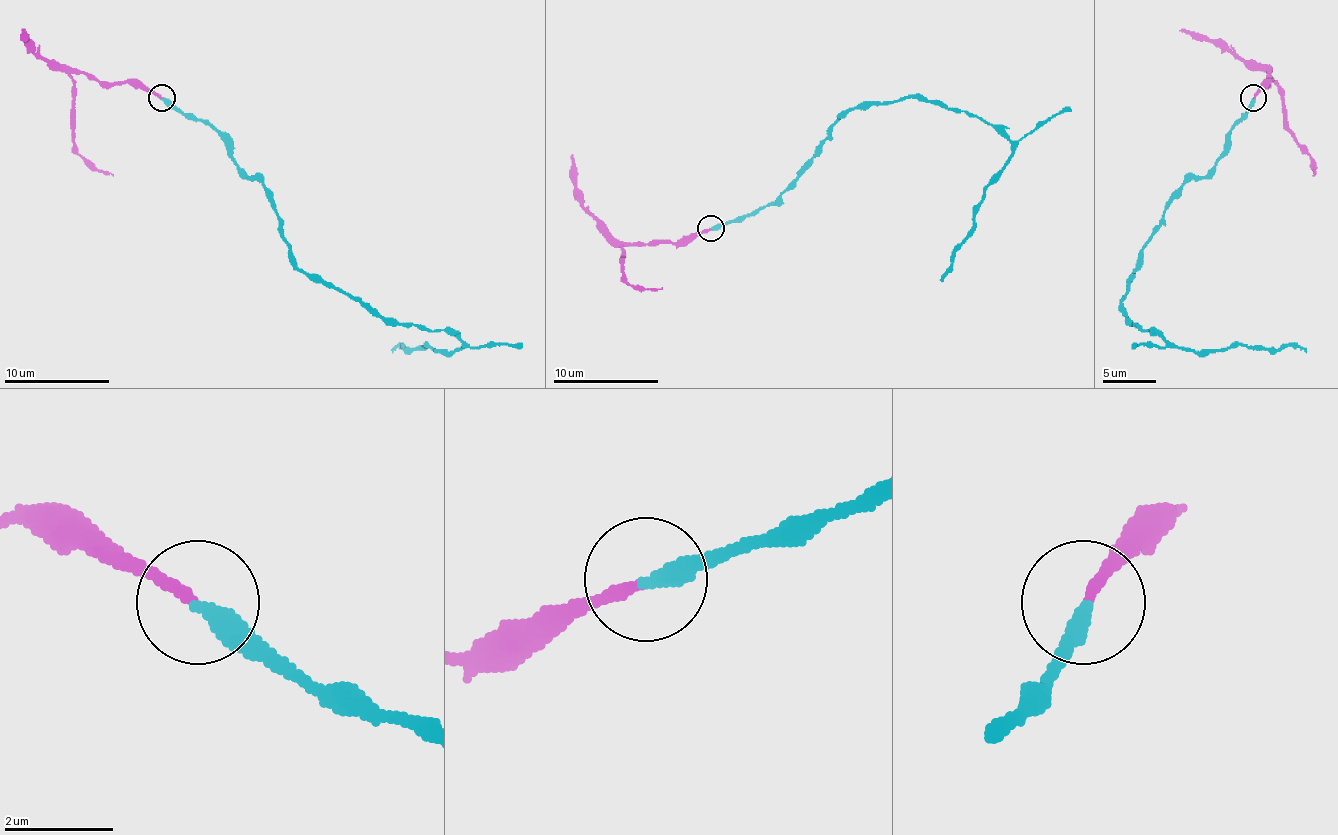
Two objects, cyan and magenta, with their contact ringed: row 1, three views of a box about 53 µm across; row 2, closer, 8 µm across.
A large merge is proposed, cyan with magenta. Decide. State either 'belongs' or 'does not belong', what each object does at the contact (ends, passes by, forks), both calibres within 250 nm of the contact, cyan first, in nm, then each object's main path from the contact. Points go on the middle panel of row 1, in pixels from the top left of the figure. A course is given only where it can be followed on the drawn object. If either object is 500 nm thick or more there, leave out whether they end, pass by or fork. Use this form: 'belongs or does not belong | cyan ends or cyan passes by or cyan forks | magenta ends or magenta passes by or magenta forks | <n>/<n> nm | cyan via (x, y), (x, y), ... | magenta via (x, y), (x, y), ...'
belongs | cyan ends | magenta ends | 360/200 nm | cyan via (710, 229), (773, 202), (847, 110), (926, 97), (992, 123), (1011, 142), (942, 282) | magenta via (710, 229), (676, 242), (649, 242), (620, 247), (623, 276), (644, 289), (662, 287)

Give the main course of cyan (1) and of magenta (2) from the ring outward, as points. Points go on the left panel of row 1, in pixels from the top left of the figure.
1: (161, 97), (206, 121), (264, 187), (298, 268), (401, 324), (443, 329), (462, 342), (393, 353)
2: (161, 97), (127, 81), (100, 84), (84, 73), (71, 76), (74, 150), (113, 176)

